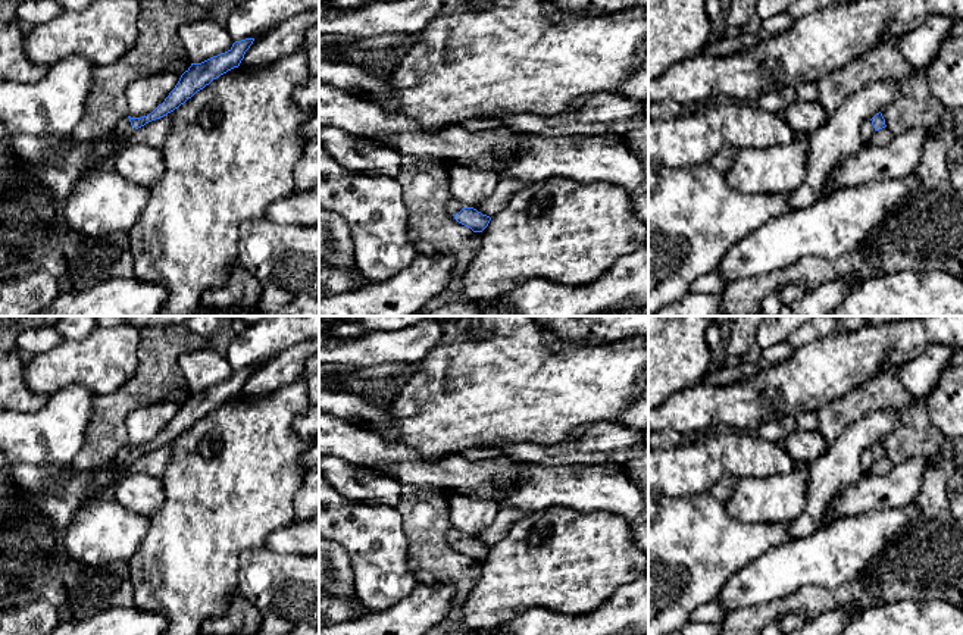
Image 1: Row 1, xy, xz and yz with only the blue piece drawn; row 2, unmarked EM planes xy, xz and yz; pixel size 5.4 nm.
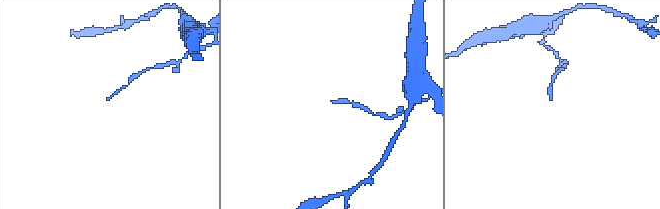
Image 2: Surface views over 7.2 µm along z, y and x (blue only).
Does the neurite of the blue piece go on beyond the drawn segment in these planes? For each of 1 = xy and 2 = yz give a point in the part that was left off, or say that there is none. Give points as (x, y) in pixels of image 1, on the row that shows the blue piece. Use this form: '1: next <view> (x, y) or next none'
1: next xy (124, 128)
2: next yz (868, 130)

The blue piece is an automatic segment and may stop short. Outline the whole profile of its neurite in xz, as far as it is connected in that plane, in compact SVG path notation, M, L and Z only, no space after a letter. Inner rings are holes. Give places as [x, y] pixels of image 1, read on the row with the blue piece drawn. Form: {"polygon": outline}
{"polygon": "M453 198L448 201L448 213L453 215L459 223L470 228L473 232L482 232L491 220L490 216L482 215L473 207L465 207L460 201Z"}

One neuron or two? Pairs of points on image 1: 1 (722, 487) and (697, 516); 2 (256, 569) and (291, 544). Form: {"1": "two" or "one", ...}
{"1": "two", "2": "two"}

